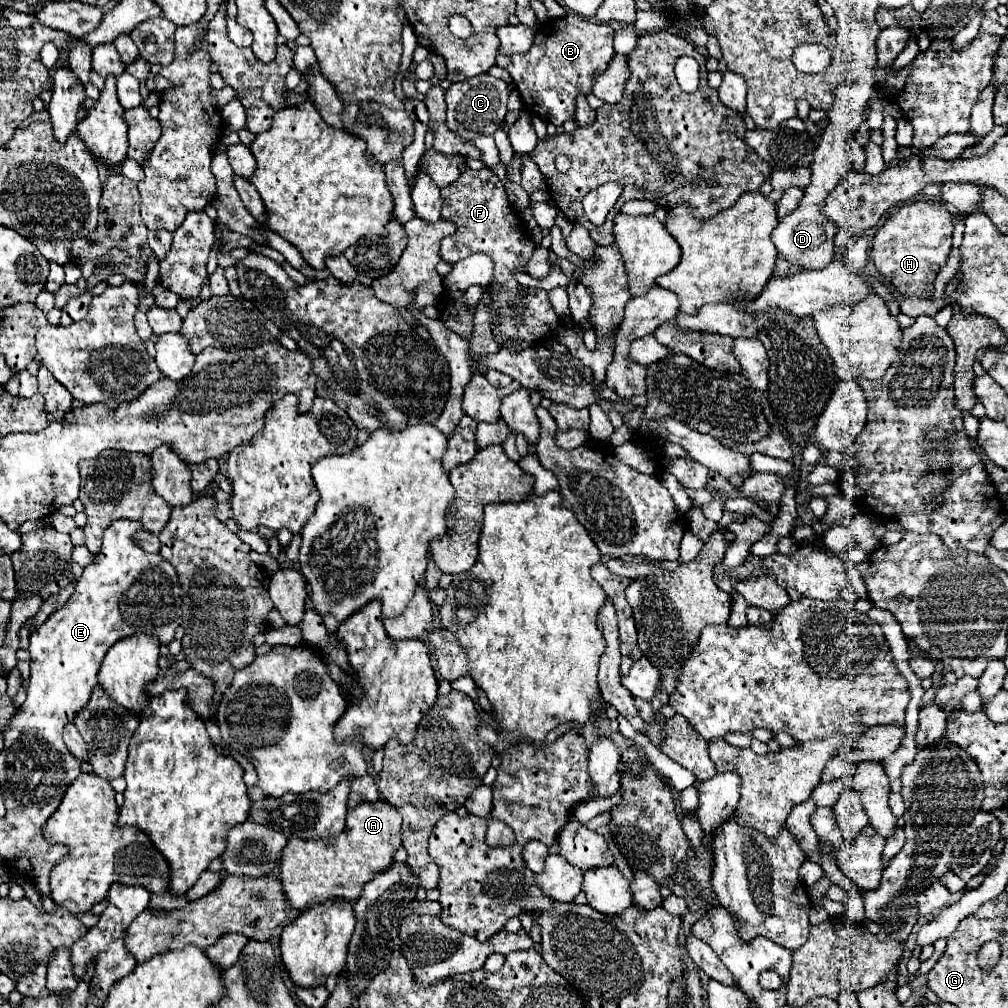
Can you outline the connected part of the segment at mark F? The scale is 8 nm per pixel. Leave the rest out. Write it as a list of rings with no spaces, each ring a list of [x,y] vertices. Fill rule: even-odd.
[[[466,168],[458,182],[442,188],[442,218],[456,224],[456,232],[442,240],[440,258],[448,264],[456,264],[458,260],[484,252],[494,262],[494,276],[488,288],[496,286],[496,306],[500,306],[500,322],[496,322],[496,338],[500,338],[502,348],[512,352],[522,350],[524,346],[540,344],[552,340],[554,330],[562,328],[562,318],[554,312],[546,290],[526,290],[524,298],[518,296],[518,282],[514,272],[526,272],[526,264],[536,250],[536,244],[530,232],[524,226],[524,220],[518,214],[510,214],[512,204],[508,200],[504,184],[498,180],[492,170],[484,168],[480,172],[472,172]]]

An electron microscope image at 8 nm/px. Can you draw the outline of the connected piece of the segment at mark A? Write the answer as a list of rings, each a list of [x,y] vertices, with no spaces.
[[[362,802],[360,806],[348,810],[346,828],[340,836],[330,840],[300,840],[290,838],[282,850],[280,860],[280,880],[282,890],[296,910],[306,910],[314,904],[324,904],[326,900],[346,900],[356,902],[360,890],[366,882],[374,878],[380,870],[386,870],[394,862],[394,854],[402,844],[402,818],[388,802]]]

